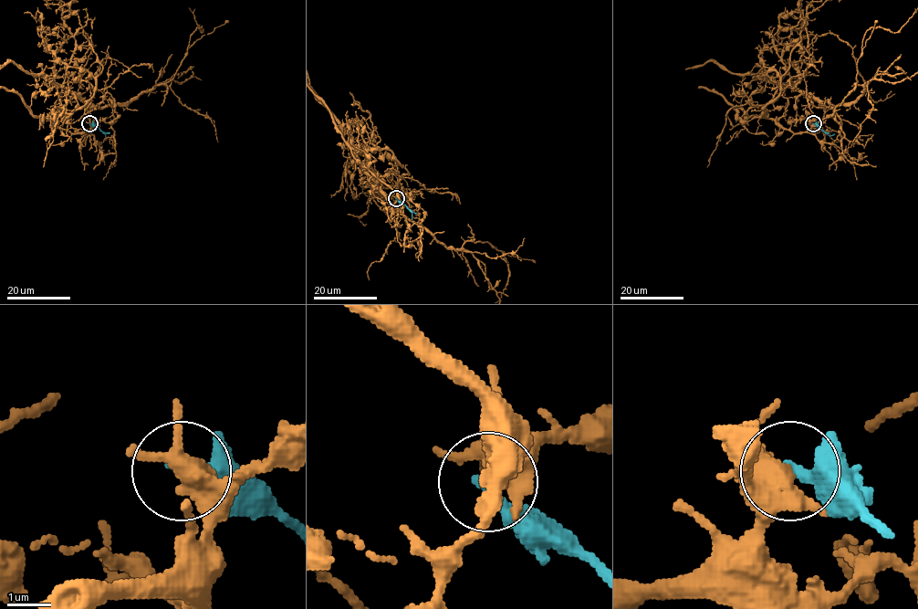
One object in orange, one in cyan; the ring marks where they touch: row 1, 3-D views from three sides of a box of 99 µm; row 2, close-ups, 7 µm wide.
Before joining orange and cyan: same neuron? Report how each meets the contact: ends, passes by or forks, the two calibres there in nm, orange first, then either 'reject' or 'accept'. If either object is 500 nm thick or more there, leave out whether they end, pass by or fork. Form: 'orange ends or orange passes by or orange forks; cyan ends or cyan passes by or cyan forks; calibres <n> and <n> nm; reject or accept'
orange forks; cyan ends; calibres 440 and 300 nm; reject

